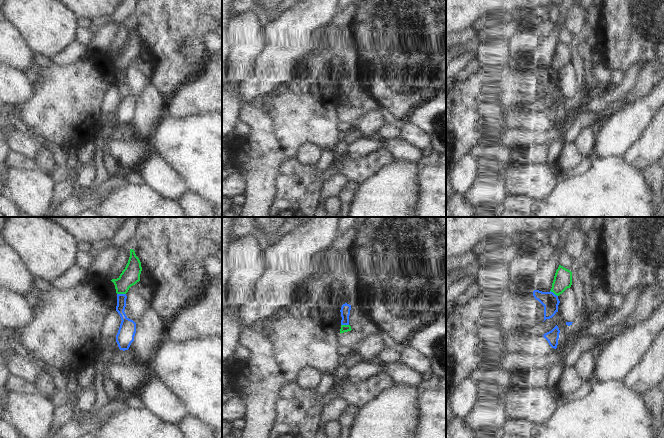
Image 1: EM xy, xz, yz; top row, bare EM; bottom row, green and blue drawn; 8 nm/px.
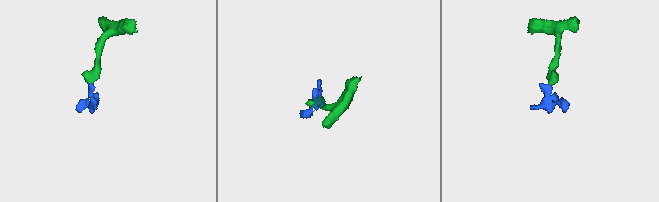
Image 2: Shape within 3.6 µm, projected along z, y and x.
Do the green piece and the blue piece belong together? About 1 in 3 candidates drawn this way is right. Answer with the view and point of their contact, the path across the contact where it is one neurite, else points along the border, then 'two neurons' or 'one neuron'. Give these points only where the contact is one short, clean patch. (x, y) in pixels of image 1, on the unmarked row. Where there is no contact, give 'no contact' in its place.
meets green in xy at (121, 69); border along xy (117, 69), (125, 70); two neurons

